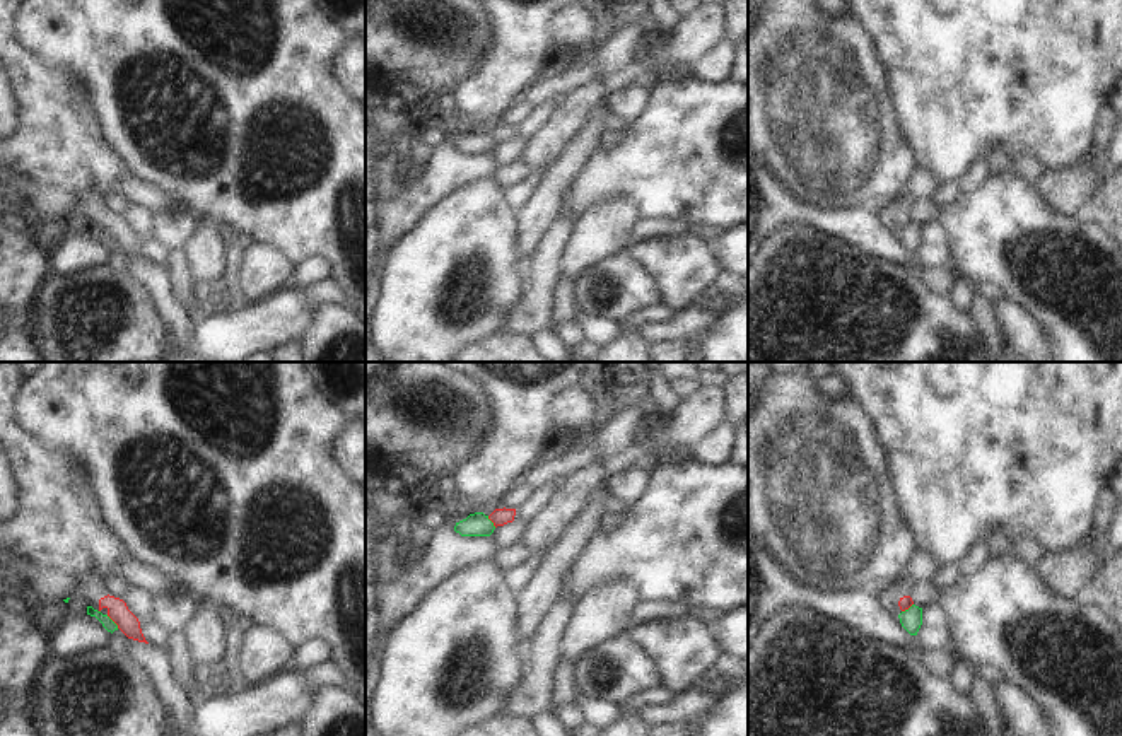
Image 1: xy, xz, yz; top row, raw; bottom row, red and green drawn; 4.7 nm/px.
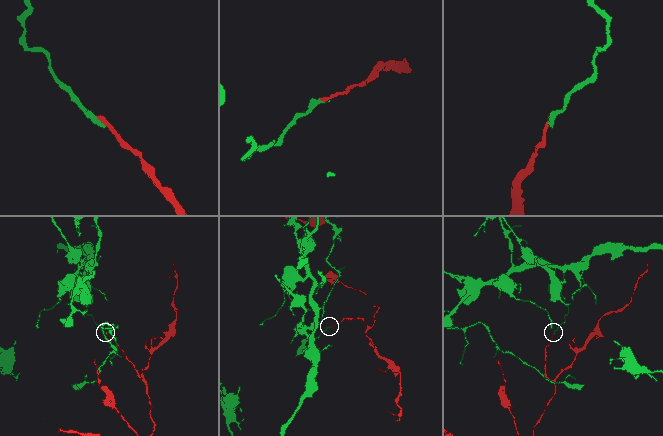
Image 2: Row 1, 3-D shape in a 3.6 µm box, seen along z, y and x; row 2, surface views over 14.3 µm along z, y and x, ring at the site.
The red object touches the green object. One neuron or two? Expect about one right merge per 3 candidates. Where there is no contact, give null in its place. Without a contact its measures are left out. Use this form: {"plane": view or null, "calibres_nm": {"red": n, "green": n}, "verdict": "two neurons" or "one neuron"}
{"plane": "xy", "calibres_nm": {"red": 100, "green": 60}, "verdict": "two neurons"}

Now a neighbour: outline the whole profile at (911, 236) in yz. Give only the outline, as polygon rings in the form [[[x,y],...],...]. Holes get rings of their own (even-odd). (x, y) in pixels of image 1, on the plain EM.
[[[912,222],[909,227],[898,232],[902,244],[910,251],[917,253],[922,242],[922,225]]]

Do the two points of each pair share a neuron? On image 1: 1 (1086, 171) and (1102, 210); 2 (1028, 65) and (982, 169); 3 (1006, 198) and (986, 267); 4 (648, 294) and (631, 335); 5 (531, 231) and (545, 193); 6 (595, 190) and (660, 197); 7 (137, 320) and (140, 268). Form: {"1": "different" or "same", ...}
{"1": "different", "2": "different", "3": "same", "4": "different", "5": "same", "6": "same", "7": "different"}

